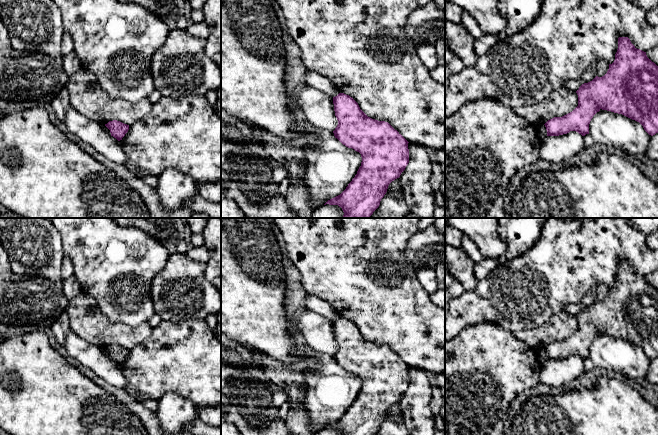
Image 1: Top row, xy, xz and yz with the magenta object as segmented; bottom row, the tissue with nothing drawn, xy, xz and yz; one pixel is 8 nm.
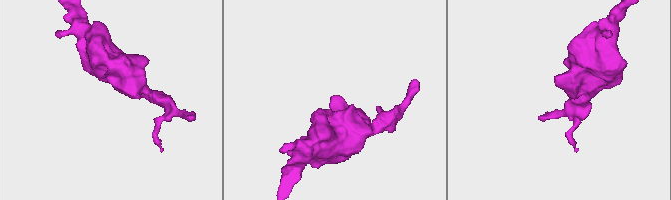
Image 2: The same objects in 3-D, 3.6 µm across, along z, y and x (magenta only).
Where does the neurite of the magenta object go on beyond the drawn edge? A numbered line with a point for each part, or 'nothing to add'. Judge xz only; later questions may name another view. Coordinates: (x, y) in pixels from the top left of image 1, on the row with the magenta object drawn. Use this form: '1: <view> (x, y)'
nothing to add

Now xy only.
nothing to add

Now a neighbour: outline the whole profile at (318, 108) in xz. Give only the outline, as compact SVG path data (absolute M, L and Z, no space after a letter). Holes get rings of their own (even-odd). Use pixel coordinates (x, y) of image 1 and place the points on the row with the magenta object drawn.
M305 84L297 88L294 100L312 126L329 132L335 130L338 120L332 96Z

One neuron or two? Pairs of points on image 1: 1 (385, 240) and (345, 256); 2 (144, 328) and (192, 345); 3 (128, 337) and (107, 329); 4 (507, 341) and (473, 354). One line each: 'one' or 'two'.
1: one
2: two
3: one
4: one

